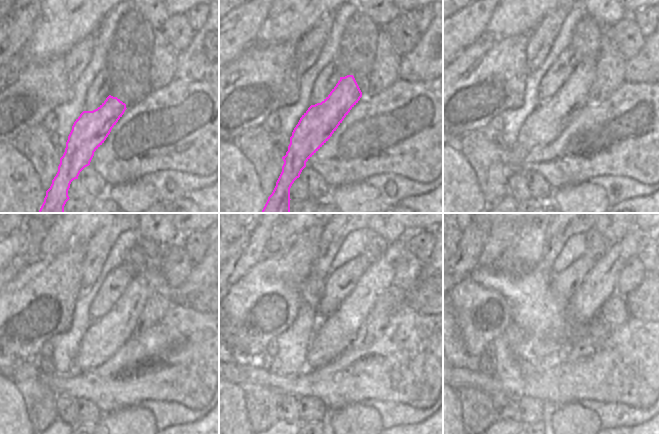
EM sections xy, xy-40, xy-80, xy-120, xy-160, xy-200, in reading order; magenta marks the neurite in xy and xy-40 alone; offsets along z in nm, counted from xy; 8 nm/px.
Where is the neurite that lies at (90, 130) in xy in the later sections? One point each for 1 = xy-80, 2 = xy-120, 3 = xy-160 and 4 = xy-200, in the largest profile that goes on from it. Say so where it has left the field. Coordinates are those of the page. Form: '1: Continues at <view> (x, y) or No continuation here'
1: Continues at xy-80 (550, 117)
2: Continues at xy-120 (104, 337)
3: Continues at xy-160 (334, 334)
4: Continues at xy-200 (599, 284)

